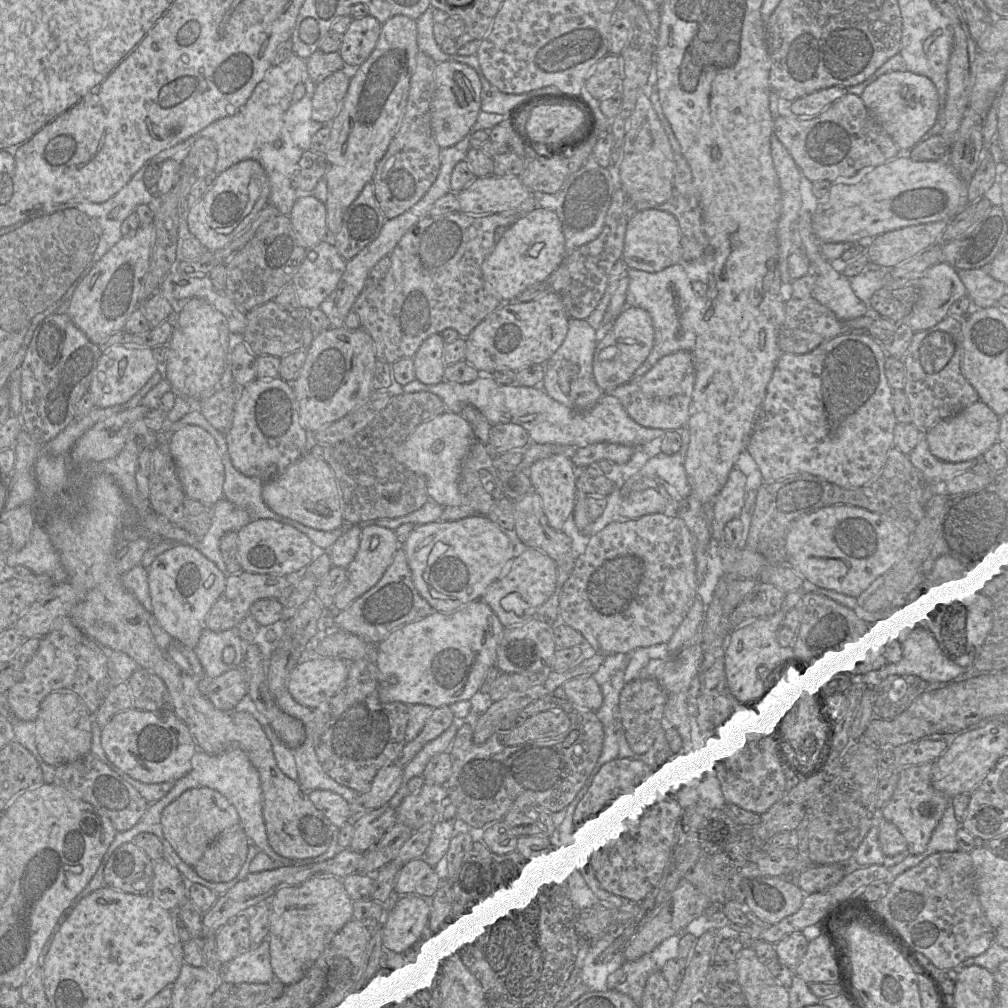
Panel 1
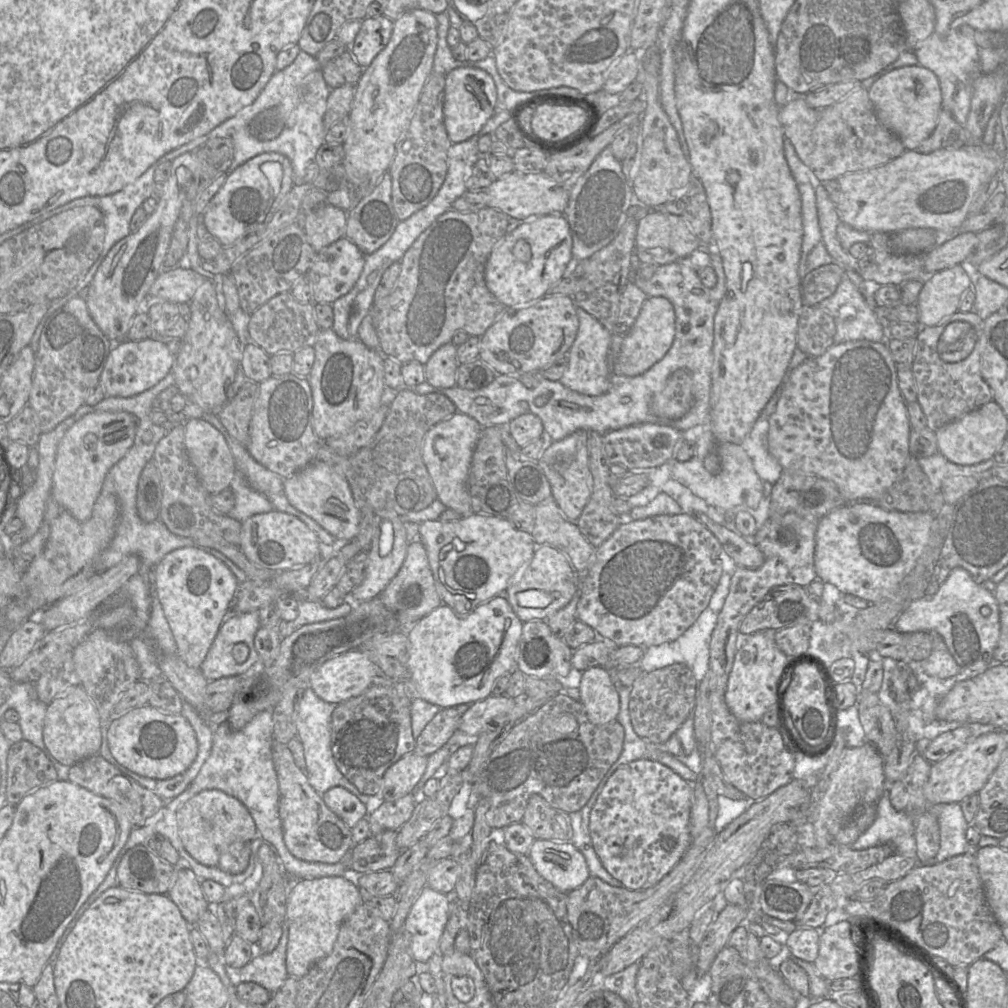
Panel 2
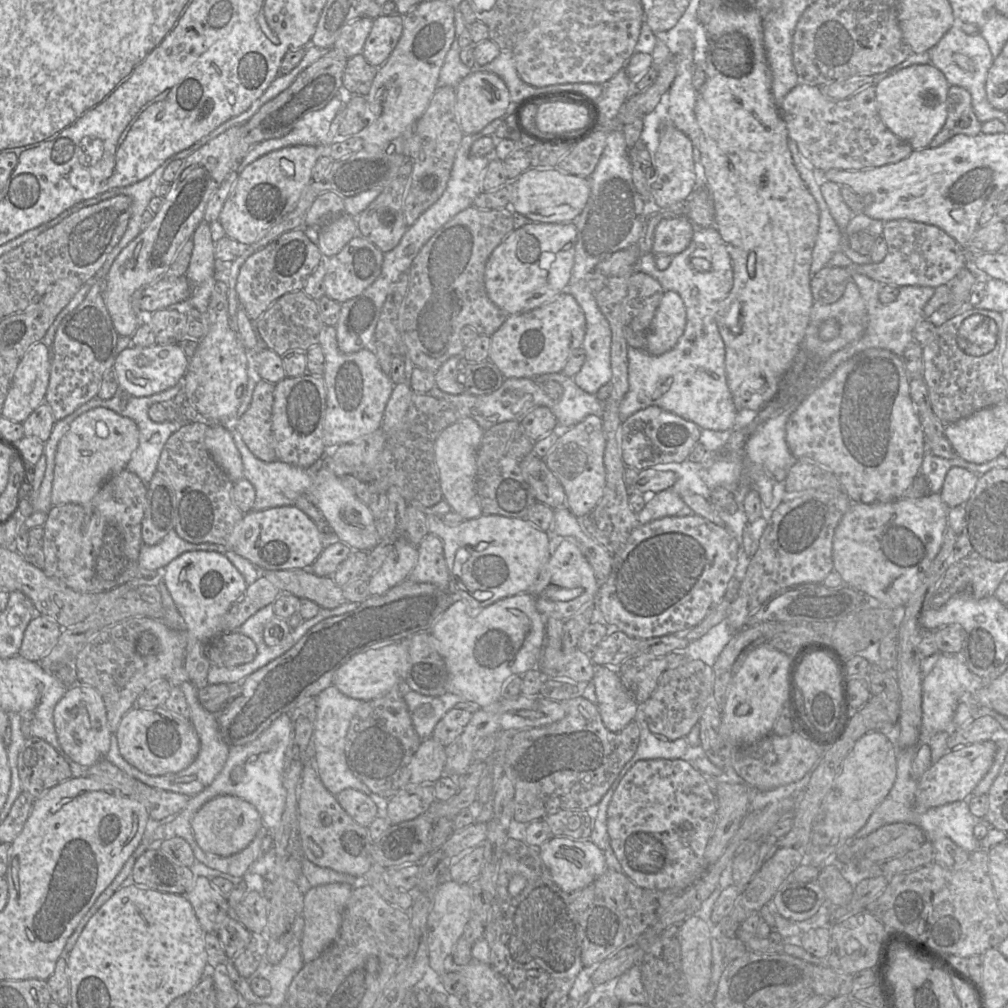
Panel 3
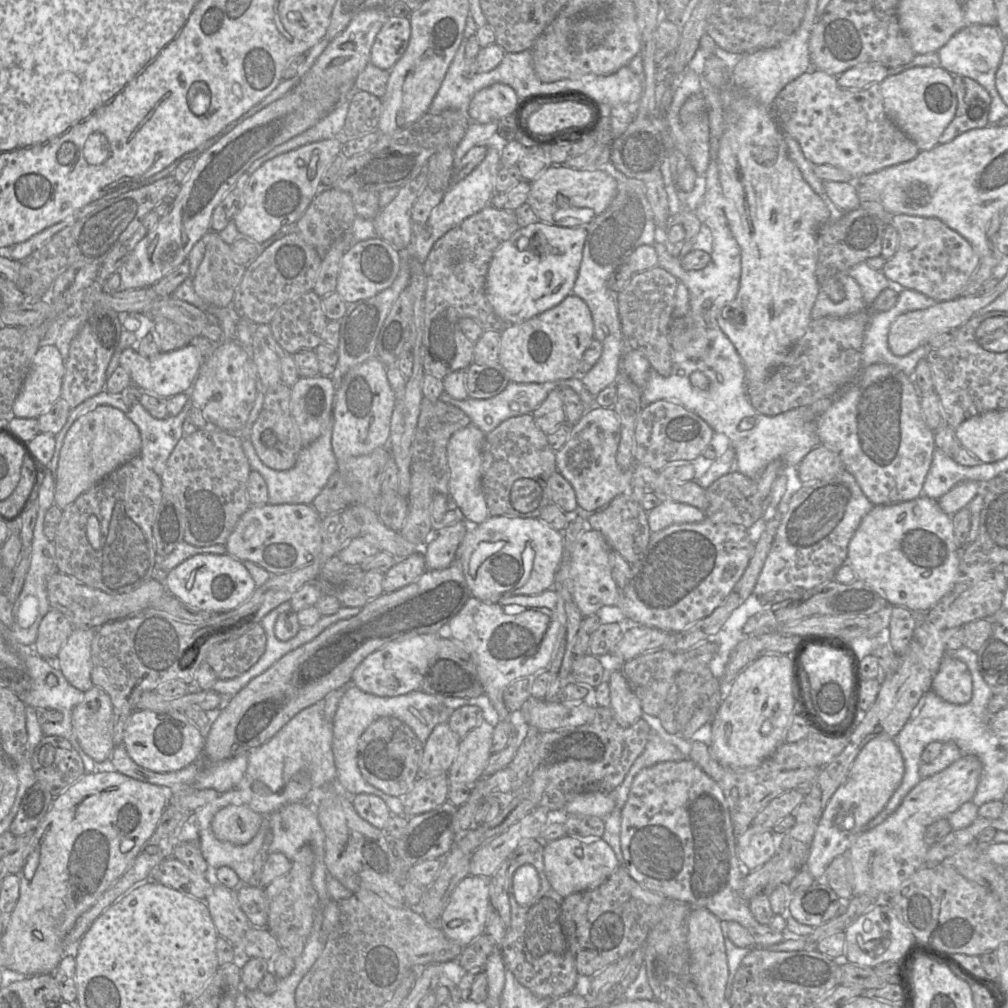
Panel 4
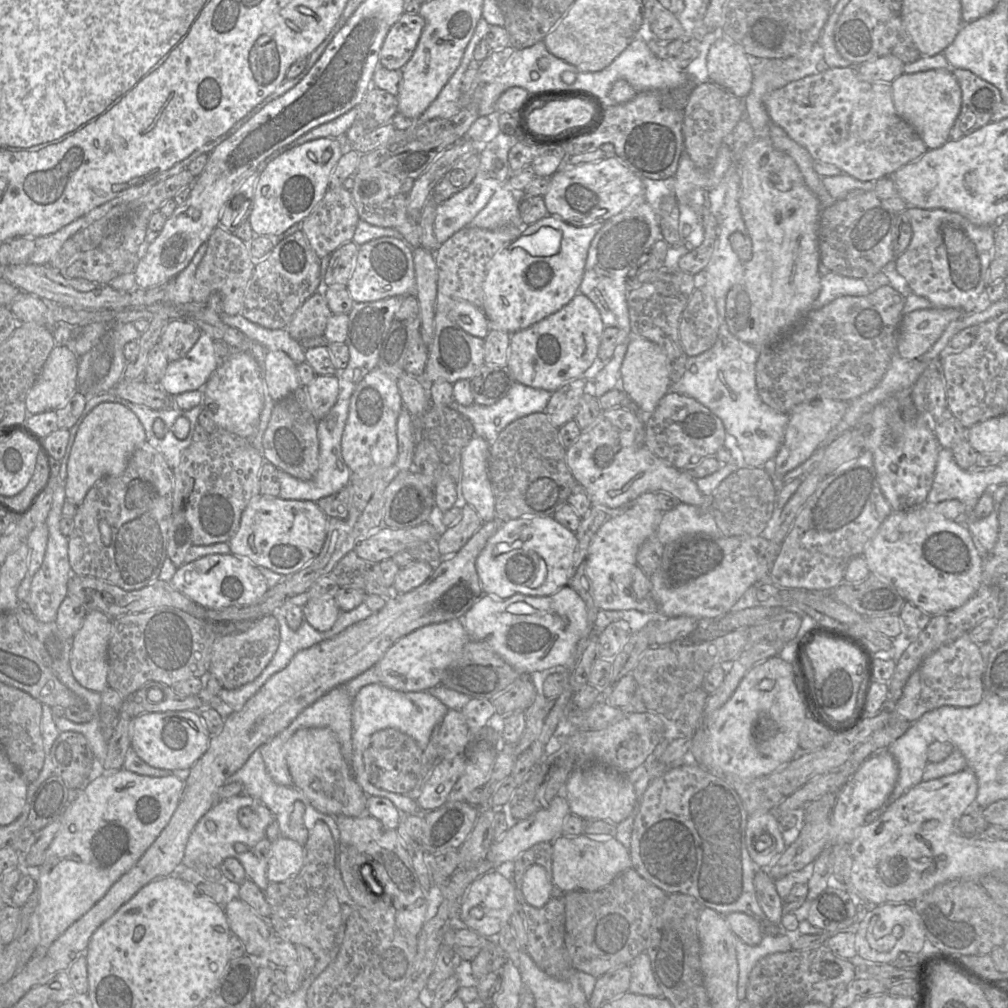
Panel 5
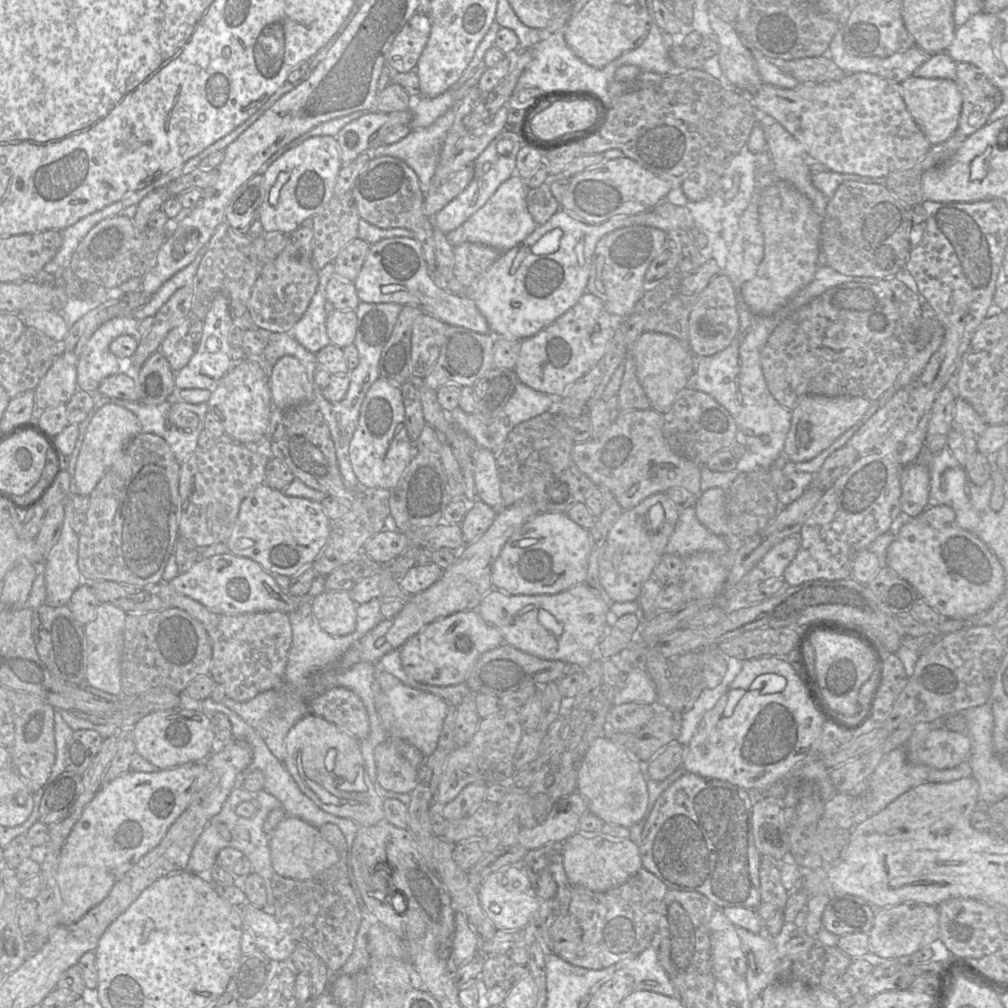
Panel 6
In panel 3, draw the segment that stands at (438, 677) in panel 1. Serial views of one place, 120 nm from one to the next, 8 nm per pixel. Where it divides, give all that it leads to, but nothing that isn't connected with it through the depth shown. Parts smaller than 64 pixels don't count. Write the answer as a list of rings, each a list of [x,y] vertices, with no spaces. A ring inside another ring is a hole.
[[[520,593],[500,599],[485,607],[472,608],[466,600],[455,600],[430,629],[436,639],[436,649],[448,670],[447,691],[487,707],[499,702],[503,683],[512,675],[537,668],[546,643],[546,619],[537,610],[530,593]]]

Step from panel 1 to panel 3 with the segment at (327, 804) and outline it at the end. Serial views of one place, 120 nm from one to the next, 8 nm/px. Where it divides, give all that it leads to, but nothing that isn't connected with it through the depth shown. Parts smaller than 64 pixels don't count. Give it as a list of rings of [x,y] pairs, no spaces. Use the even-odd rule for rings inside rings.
[[[345,789],[335,795],[340,806],[359,825],[368,827],[378,815],[371,798],[355,789]]]

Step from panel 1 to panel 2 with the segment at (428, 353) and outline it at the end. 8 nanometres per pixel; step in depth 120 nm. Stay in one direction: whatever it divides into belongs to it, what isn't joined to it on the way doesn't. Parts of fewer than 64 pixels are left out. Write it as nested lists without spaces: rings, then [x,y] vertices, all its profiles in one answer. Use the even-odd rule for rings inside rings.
[[[446,343],[424,364],[426,382],[436,388],[456,386],[458,367],[457,346]]]

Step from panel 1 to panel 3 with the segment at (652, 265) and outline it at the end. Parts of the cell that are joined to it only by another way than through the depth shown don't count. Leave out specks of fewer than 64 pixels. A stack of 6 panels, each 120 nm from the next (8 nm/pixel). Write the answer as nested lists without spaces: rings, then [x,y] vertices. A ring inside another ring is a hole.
[[[683,215],[662,219],[655,228],[651,252],[674,256],[684,251],[692,241],[693,228]]]

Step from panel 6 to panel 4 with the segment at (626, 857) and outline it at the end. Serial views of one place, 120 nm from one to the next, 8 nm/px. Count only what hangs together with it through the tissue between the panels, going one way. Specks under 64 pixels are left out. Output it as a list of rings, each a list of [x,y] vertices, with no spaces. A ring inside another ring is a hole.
[[[567,834],[564,837],[545,843],[544,865],[546,876],[554,890],[561,896],[567,897],[572,893],[599,887],[621,863],[611,846],[602,837],[578,839]]]

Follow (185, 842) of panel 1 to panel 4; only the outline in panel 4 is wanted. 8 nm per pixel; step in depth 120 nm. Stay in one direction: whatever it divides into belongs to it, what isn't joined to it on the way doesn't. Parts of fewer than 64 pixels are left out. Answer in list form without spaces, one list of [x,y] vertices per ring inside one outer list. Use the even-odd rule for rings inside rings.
[[[228,805],[214,815],[212,831],[221,841],[244,845],[256,835],[262,816],[244,805]]]

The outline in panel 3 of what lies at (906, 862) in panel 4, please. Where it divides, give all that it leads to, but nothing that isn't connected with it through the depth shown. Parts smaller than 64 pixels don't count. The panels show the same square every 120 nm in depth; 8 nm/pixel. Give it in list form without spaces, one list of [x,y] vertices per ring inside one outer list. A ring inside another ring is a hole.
[[[982,741],[947,752],[919,778],[915,794],[916,808],[927,810],[955,801],[967,800],[990,770],[996,751],[995,742]]]

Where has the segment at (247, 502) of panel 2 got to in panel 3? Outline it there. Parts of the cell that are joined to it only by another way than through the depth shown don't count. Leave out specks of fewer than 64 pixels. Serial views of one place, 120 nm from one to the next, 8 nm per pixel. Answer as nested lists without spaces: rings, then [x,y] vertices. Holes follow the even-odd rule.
[[[225,421],[223,424],[229,424],[234,444],[241,455],[243,477],[247,479],[255,489],[256,498],[252,511],[294,505],[297,498],[301,495],[305,495],[312,484],[314,484],[314,476],[322,468],[321,462],[316,462],[309,468],[300,468],[278,460],[274,462],[264,462],[256,458],[249,450],[240,432],[235,427],[235,421]]]

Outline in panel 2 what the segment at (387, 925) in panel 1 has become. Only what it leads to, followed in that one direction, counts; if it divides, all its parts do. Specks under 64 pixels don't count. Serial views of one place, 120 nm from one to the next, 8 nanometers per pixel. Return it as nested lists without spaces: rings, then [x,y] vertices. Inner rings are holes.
[[[427,886],[412,905],[404,922],[404,930],[410,935],[410,952],[415,961],[426,963],[434,953],[440,951],[440,939],[449,918],[452,899],[453,894],[446,895]]]

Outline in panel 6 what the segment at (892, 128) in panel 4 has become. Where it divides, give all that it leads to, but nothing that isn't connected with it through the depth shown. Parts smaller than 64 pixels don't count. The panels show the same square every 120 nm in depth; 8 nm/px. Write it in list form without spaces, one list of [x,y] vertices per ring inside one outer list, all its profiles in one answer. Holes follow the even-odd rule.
[[[847,73],[839,81],[804,82],[792,89],[762,82],[758,91],[749,98],[762,118],[775,120],[781,124],[811,158],[833,172],[872,178],[887,177],[894,172],[910,168],[931,148],[930,142],[904,103],[900,83],[889,81],[876,74]]]

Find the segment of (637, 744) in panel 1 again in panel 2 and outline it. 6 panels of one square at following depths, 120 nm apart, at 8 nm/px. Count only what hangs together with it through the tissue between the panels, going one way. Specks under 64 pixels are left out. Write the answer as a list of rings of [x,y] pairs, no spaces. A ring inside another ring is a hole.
[[[683,663],[642,674],[634,681],[629,698],[629,713],[635,733],[652,743],[666,742],[693,713],[699,683]]]

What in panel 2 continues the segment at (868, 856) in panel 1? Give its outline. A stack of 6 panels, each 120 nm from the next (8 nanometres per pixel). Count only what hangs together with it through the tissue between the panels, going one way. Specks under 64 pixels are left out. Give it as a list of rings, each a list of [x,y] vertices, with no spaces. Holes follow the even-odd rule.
[[[886,781],[886,790],[877,802],[877,815],[873,824],[862,833],[852,844],[855,850],[864,850],[873,846],[888,844],[894,849],[894,854],[916,857],[915,826],[910,814],[896,810],[890,802],[890,789]]]

